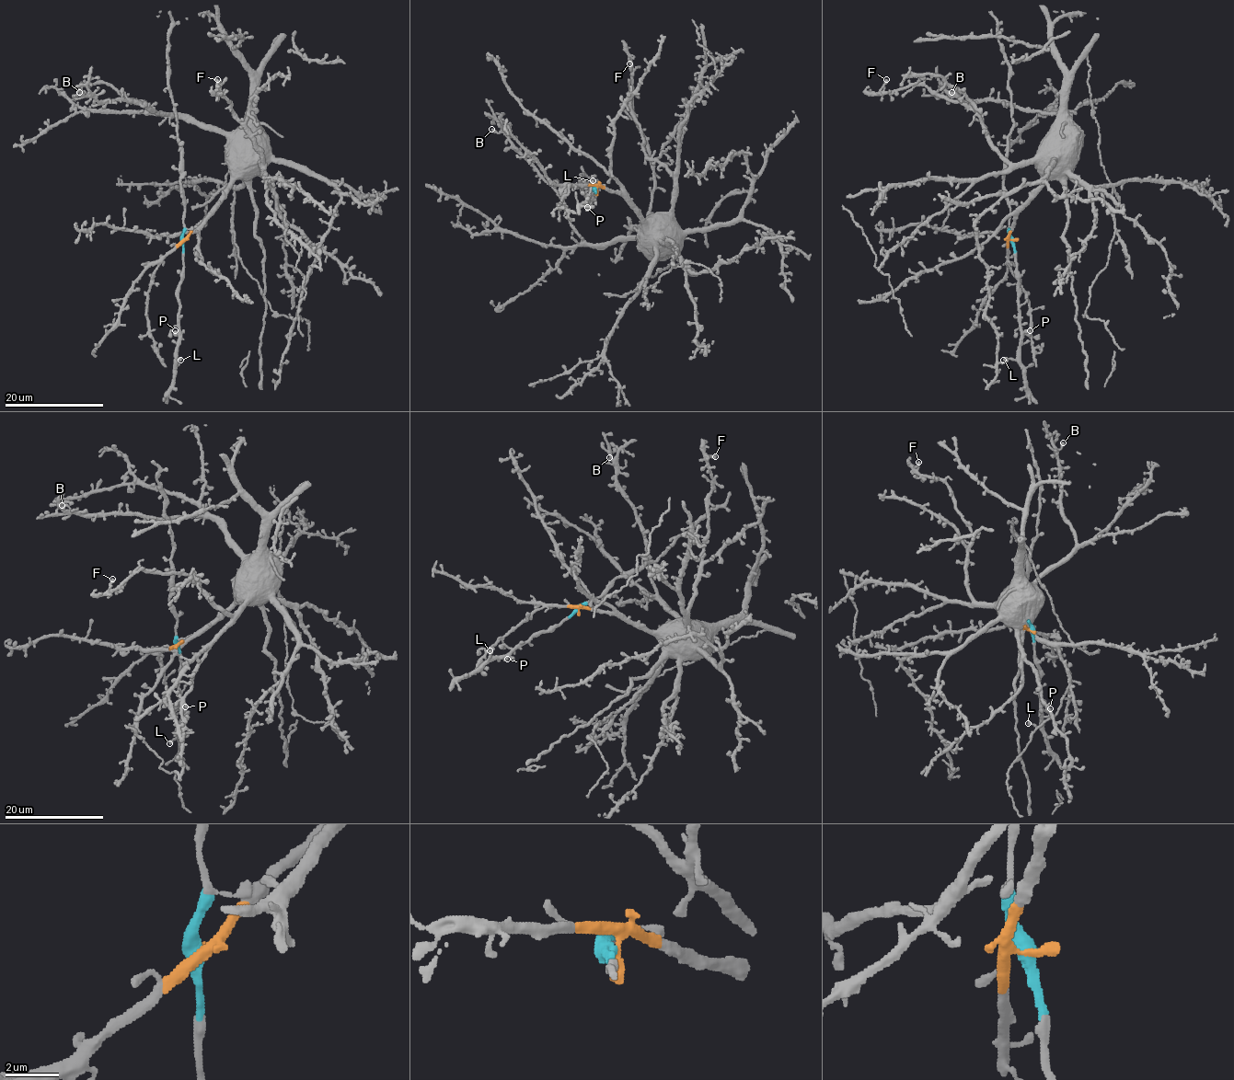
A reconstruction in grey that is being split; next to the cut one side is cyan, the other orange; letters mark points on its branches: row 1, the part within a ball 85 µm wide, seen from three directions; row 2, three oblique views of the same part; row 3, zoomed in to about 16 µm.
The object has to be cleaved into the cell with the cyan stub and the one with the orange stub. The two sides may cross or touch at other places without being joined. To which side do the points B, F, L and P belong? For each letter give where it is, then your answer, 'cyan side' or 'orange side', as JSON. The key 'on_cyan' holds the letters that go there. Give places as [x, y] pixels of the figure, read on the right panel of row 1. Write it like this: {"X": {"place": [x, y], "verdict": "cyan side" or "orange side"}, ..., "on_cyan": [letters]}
{"B": {"place": [951, 92], "verdict": "orange side"}, "F": {"place": [886, 79], "verdict": "orange side"}, "L": {"place": [1003, 360], "verdict": "cyan side"}, "P": {"place": [1030, 330], "verdict": "cyan side"}, "on_cyan": ["L", "P"]}

